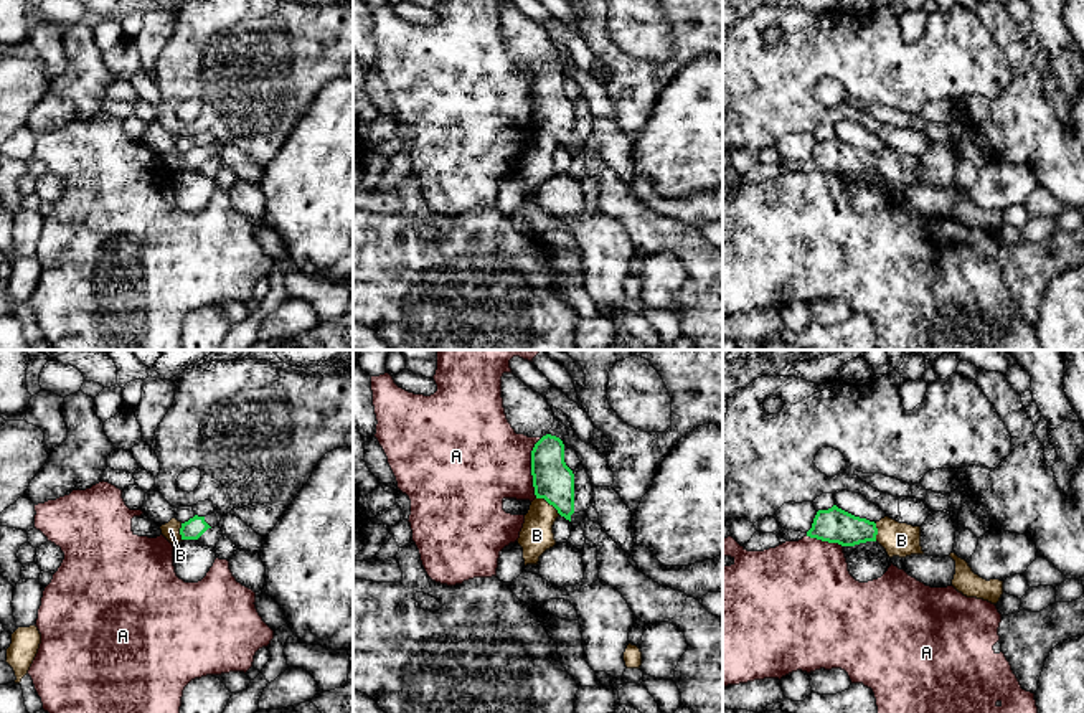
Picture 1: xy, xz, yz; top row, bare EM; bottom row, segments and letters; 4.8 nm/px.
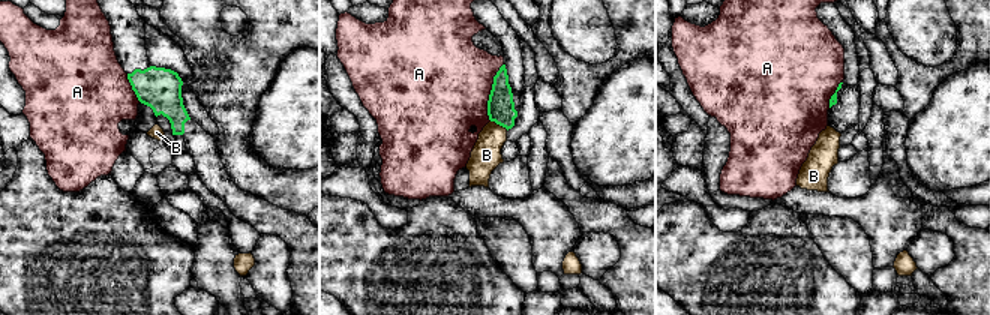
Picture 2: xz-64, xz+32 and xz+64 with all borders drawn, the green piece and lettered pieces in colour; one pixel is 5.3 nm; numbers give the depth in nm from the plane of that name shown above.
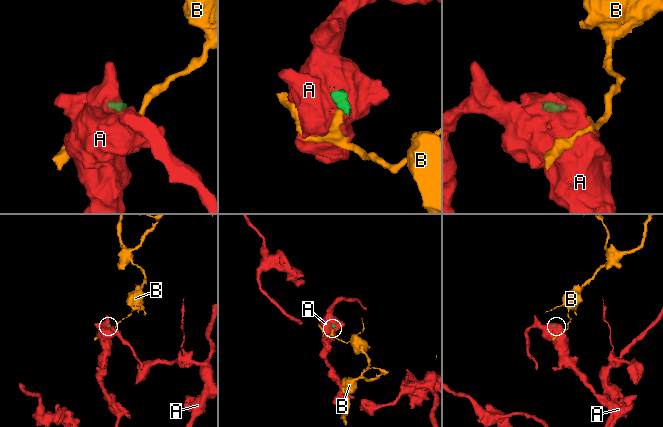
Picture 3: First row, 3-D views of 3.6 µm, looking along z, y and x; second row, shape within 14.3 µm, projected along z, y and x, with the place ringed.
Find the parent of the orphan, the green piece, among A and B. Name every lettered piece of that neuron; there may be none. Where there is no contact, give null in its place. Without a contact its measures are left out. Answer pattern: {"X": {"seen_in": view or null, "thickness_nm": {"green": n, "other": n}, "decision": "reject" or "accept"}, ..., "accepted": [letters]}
{"A": {"seen_in": "xz", "thickness_nm": {"green": 200, "other": 420}, "decision": "reject"}, "B": {"seen_in": "xz", "thickness_nm": {"green": 200, "other": 160}, "decision": "reject"}, "accepted": []}

